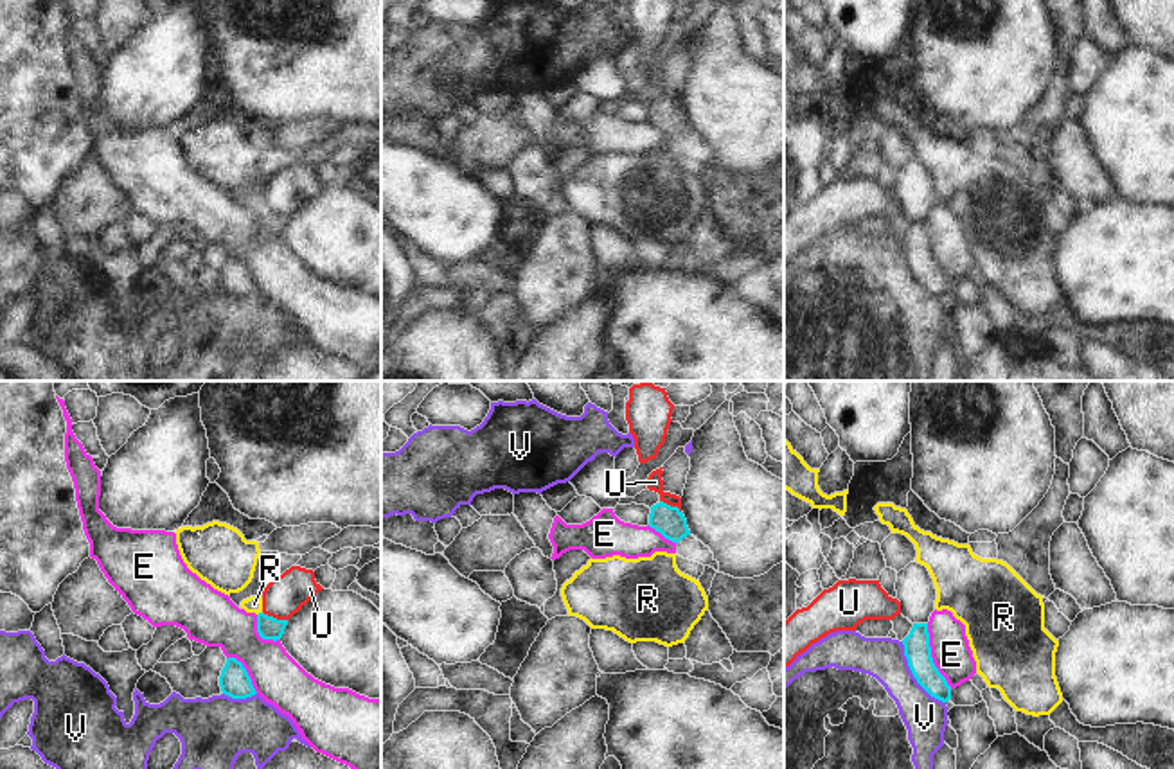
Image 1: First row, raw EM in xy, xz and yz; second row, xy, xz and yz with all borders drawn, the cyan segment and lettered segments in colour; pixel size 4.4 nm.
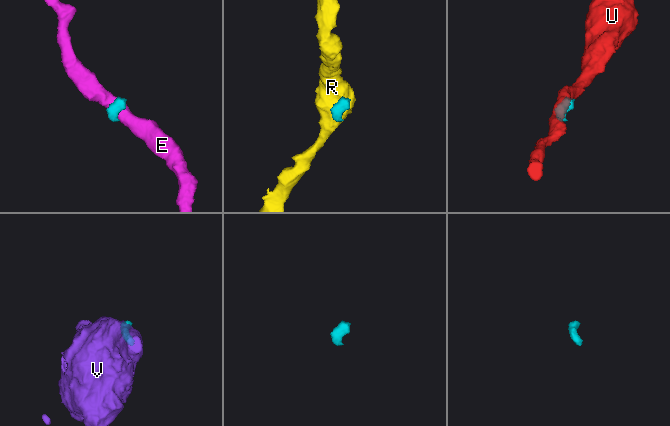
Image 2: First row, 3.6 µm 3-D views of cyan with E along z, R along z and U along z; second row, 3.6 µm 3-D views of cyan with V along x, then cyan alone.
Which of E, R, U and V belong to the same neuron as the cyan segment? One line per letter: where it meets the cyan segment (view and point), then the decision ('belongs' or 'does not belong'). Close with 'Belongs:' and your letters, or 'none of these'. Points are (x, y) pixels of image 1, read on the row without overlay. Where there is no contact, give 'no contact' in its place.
E: meets cyan in yz at (930, 254); does not belong
R: meets cyan in xy at (259, 211); belongs
U: meets cyan in xy at (275, 216); does not belong
V: meets cyan in yz at (914, 274); does not belong
Belongs: R

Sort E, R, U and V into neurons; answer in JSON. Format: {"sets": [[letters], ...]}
{"sets": [["E"], ["R"], ["U"], ["V"]]}

